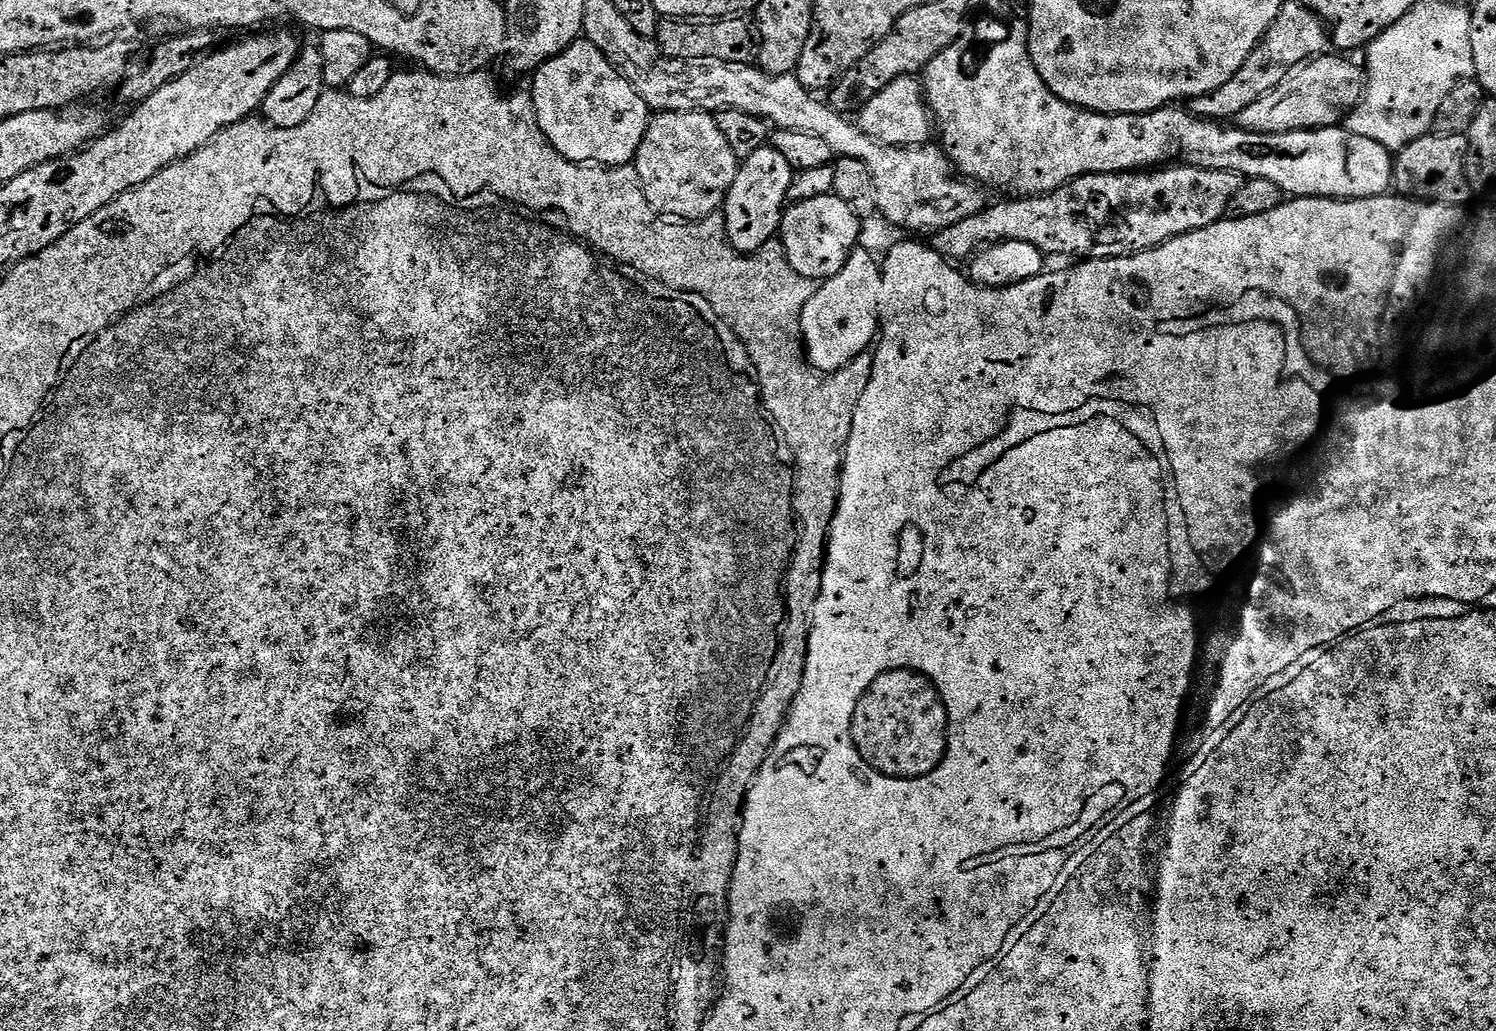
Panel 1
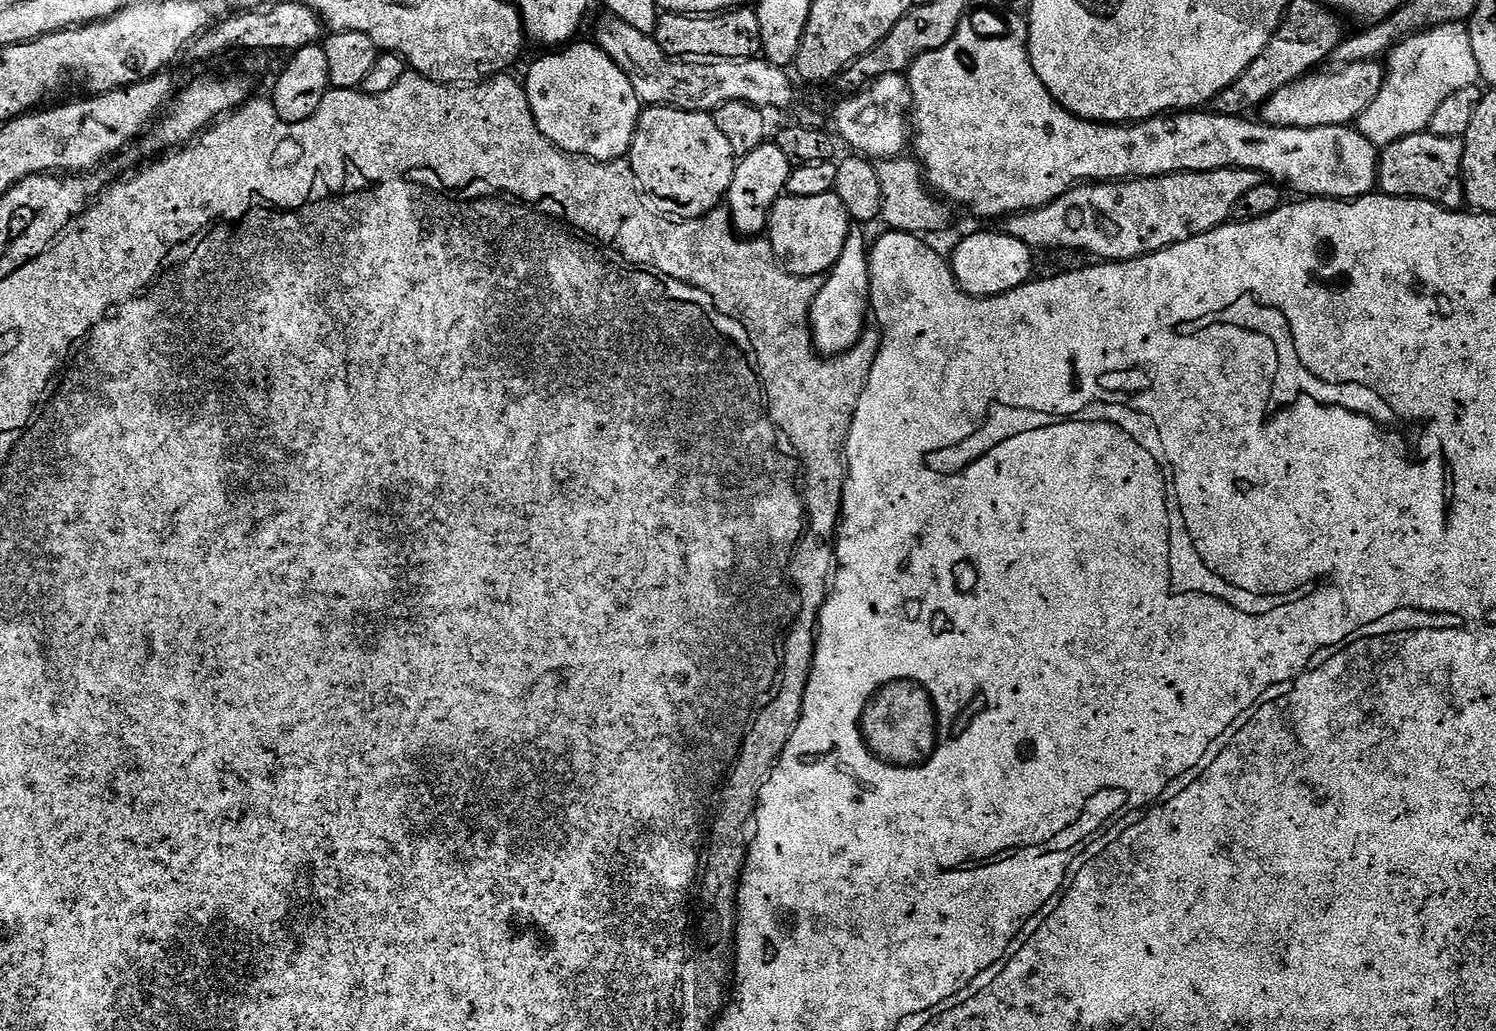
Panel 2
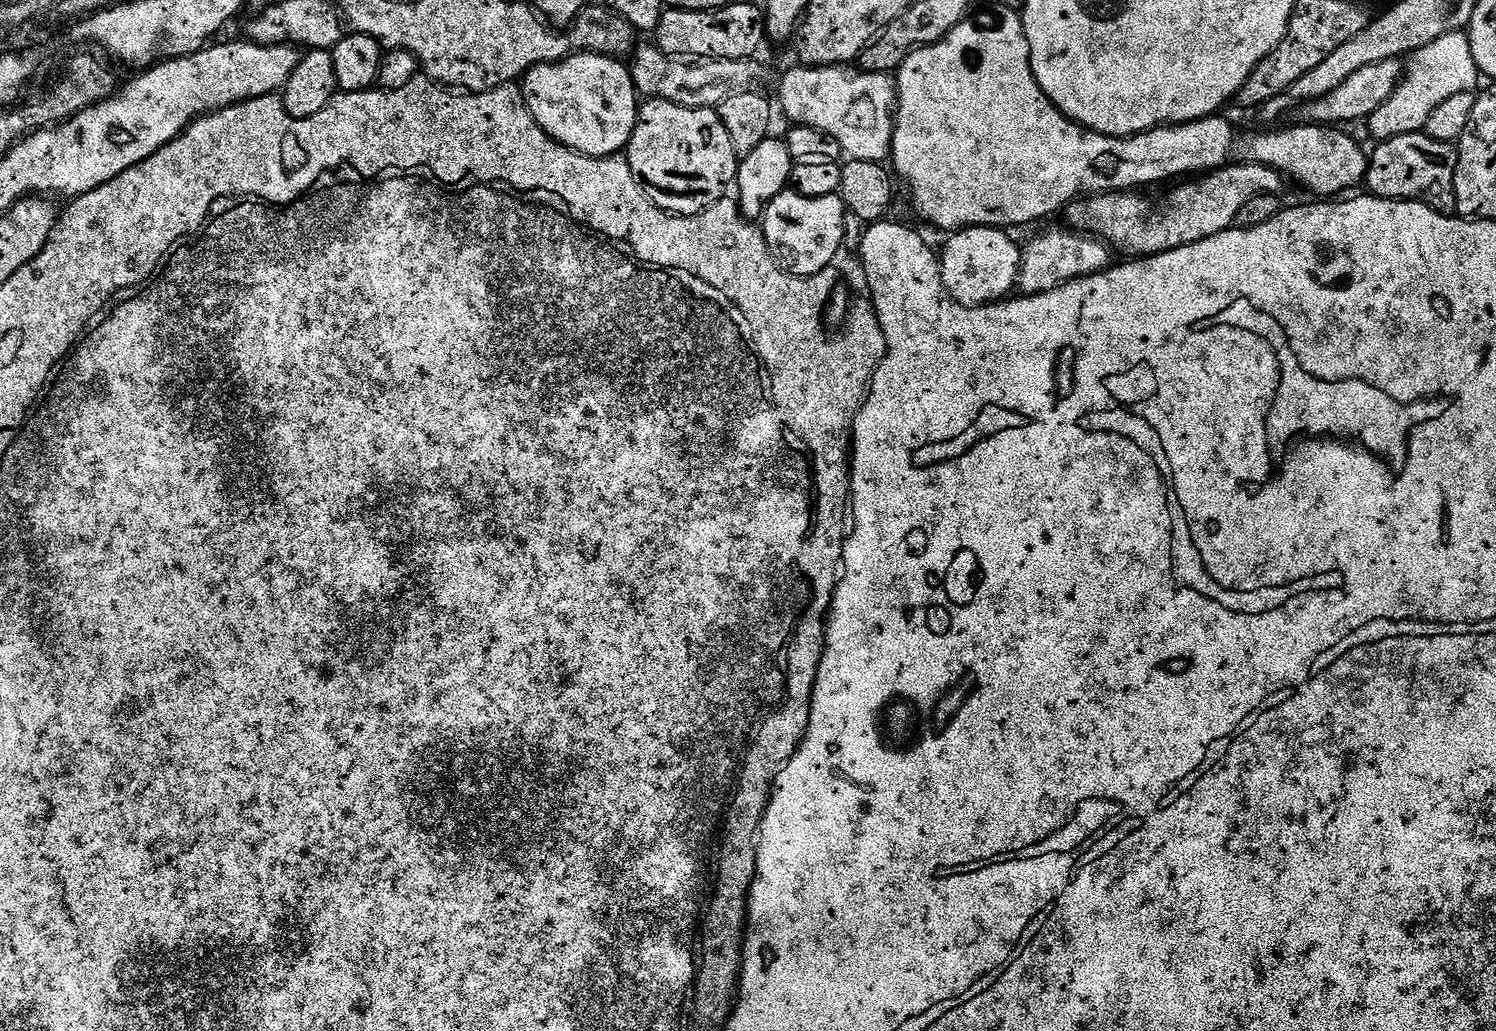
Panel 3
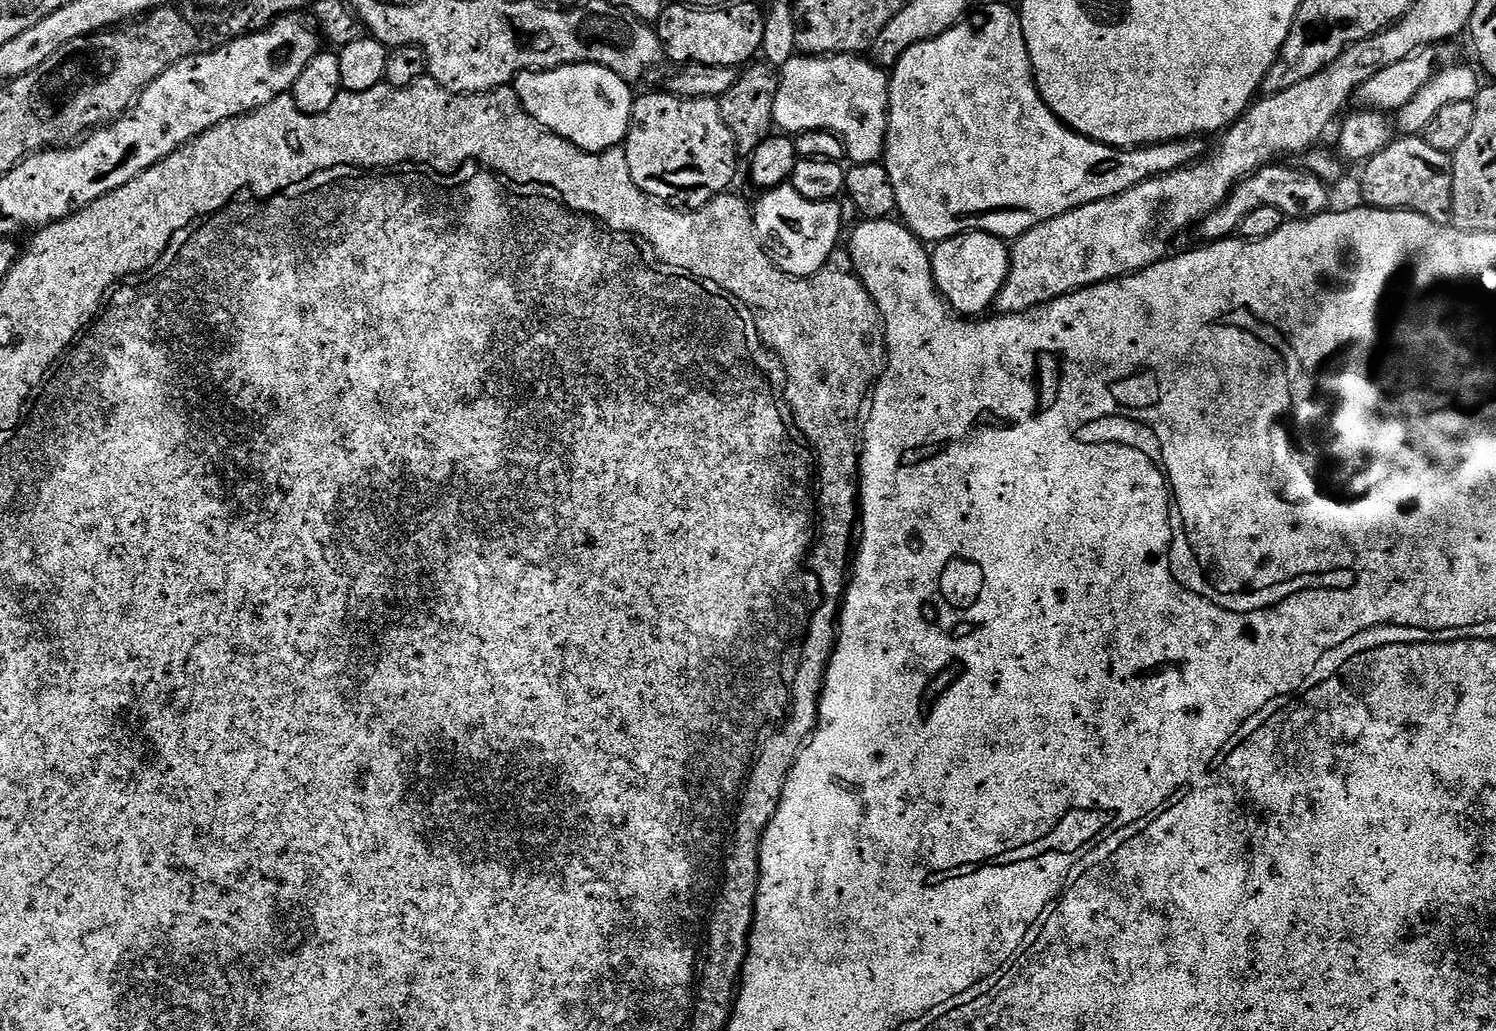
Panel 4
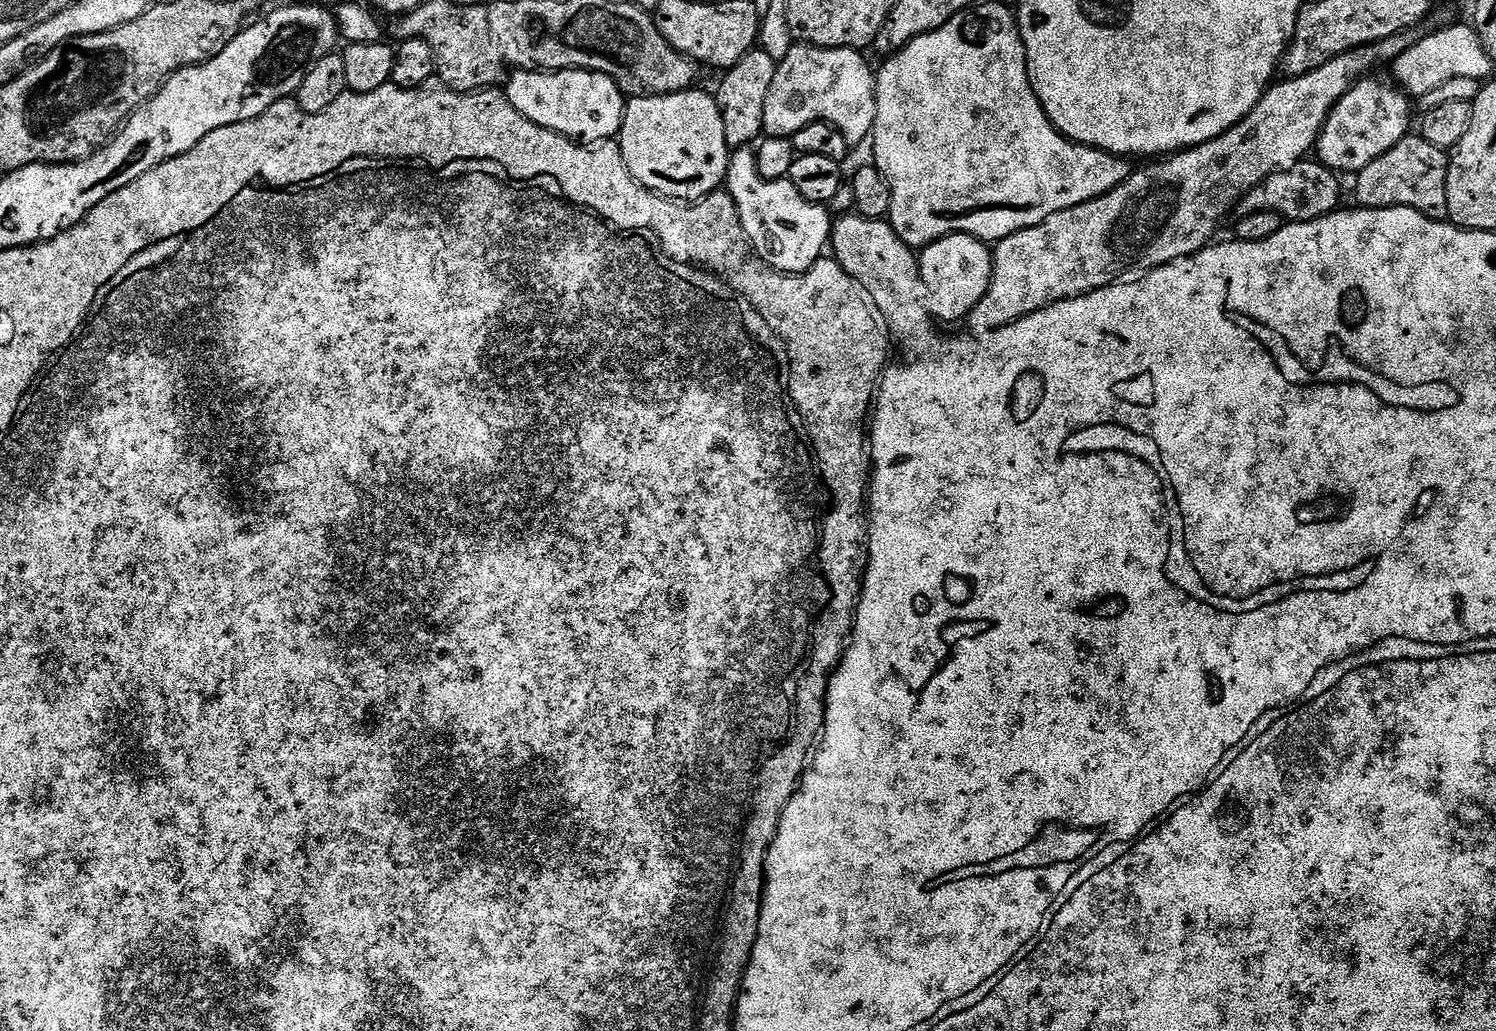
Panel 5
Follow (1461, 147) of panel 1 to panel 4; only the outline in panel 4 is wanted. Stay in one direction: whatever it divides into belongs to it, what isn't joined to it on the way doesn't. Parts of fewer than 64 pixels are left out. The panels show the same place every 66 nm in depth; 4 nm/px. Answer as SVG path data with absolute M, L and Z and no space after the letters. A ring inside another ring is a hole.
M1420 134L1393 139L1363 165L1360 196L1369 208L1407 208L1439 224L1452 220L1452 156L1434 150Z

